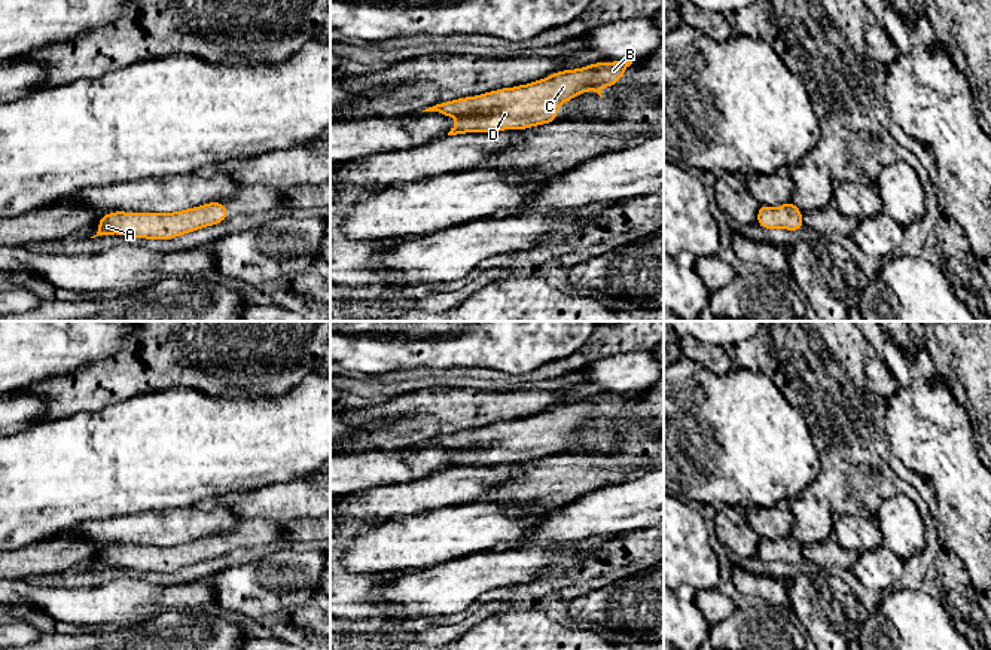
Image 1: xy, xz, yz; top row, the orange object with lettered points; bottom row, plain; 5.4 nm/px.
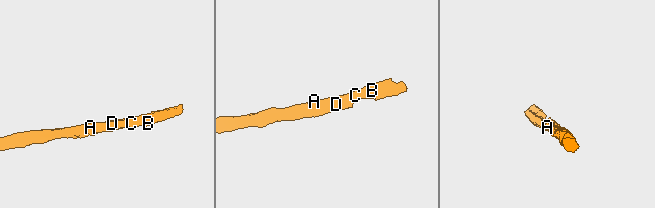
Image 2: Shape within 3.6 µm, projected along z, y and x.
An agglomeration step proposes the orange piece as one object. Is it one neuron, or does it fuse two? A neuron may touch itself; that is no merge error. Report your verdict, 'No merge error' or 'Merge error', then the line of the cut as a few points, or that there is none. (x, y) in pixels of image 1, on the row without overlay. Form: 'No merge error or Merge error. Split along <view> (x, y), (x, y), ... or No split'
No merge error. No split

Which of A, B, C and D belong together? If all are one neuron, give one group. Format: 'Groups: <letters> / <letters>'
Groups: A B C D

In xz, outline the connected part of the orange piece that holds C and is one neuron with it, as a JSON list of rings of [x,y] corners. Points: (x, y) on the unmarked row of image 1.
[[[632,393],[595,396],[583,402],[562,403],[542,414],[536,414],[527,418],[518,418],[513,421],[500,421],[497,424],[484,425],[475,430],[464,430],[446,436],[439,436],[423,445],[439,445],[448,451],[457,451],[458,455],[451,461],[448,469],[466,467],[466,466],[497,466],[504,463],[525,463],[551,457],[557,454],[557,443],[561,437],[568,436],[571,431],[595,424],[600,430],[604,419],[610,421],[616,418],[625,403],[632,397]]]

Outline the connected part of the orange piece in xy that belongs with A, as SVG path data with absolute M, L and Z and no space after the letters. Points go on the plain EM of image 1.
M220 534L173 546L115 544L103 547L98 565L91 571L119 567L131 571L173 573L225 555L228 547L228 541Z

